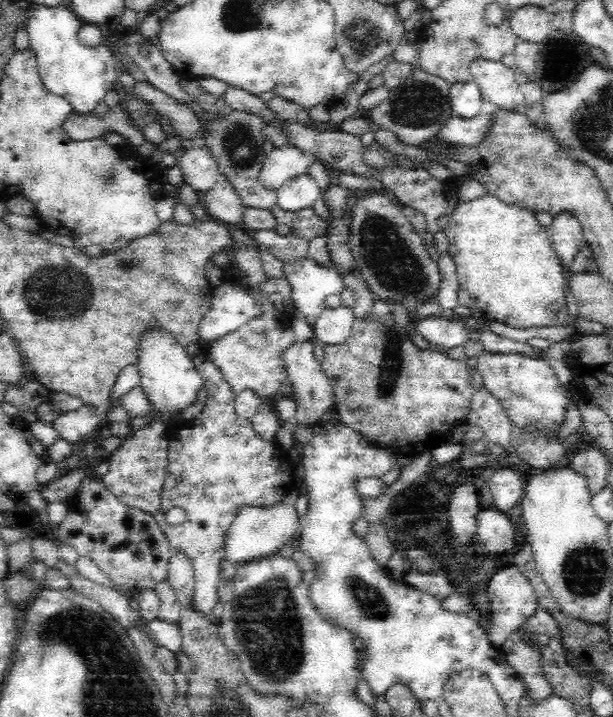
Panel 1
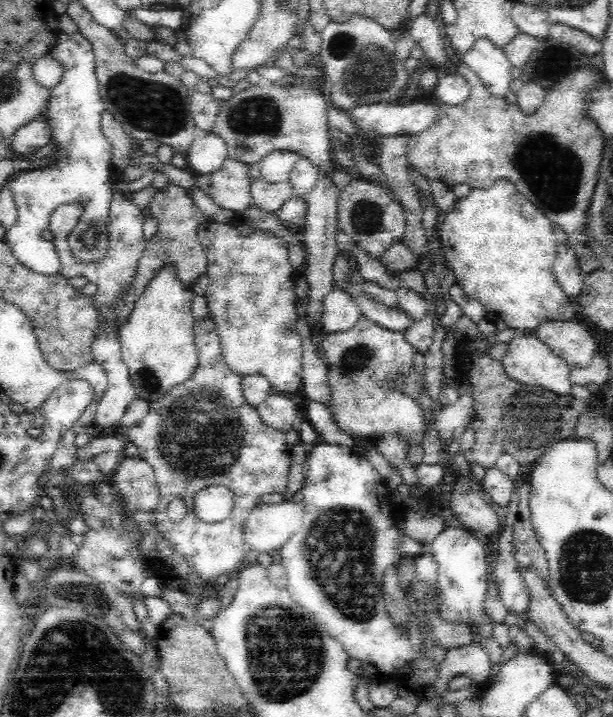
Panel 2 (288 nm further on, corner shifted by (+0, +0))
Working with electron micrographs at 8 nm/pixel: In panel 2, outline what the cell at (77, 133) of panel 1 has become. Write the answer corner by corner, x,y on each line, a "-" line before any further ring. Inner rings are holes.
42,116
42,118
30,120
24,126
20,126
10,140
10,148
20,156
28,156
28,154
34,154
36,150
44,148
50,142
52,142
52,138
50,138
50,130
48,130
48,120

